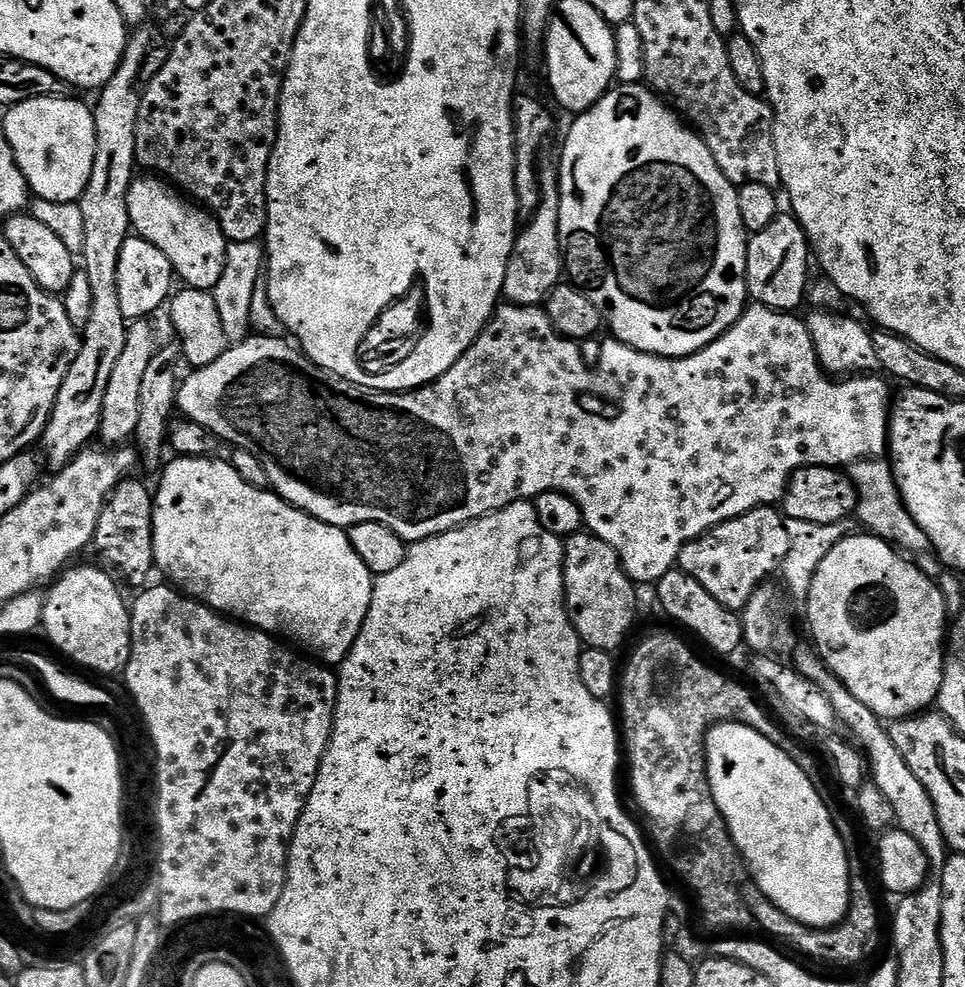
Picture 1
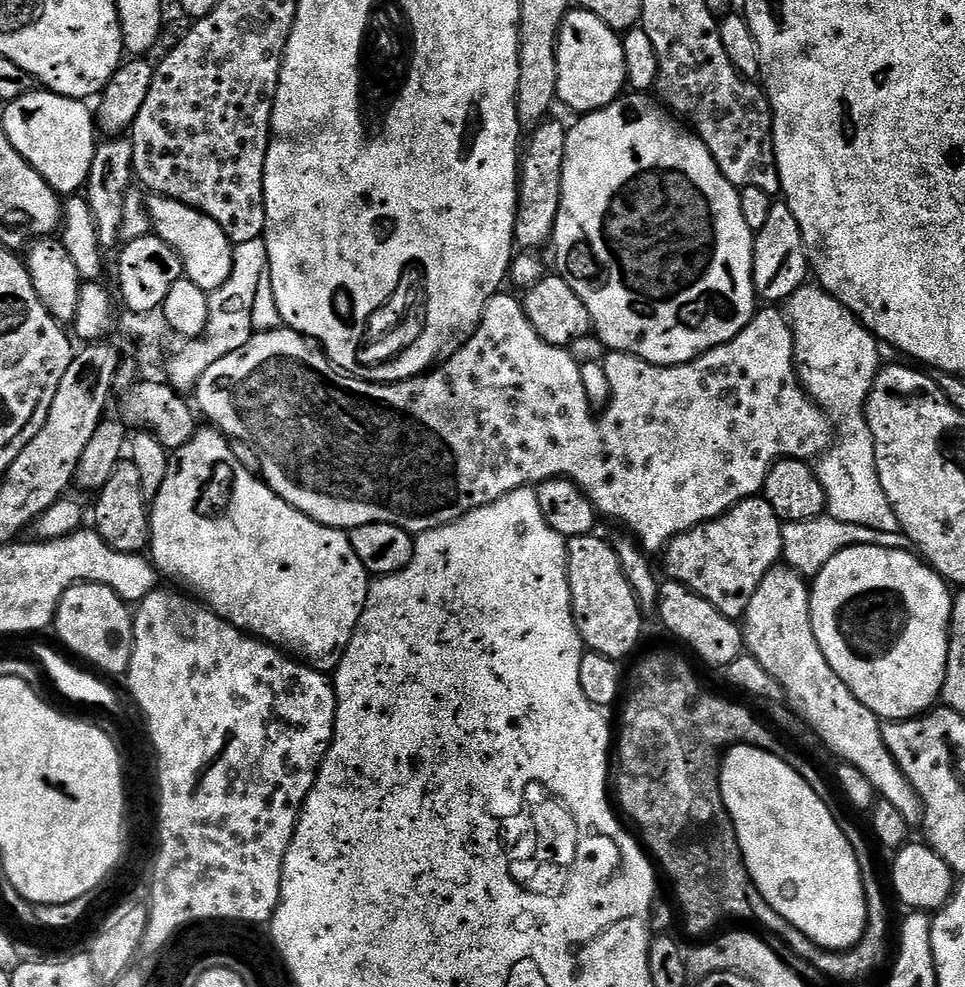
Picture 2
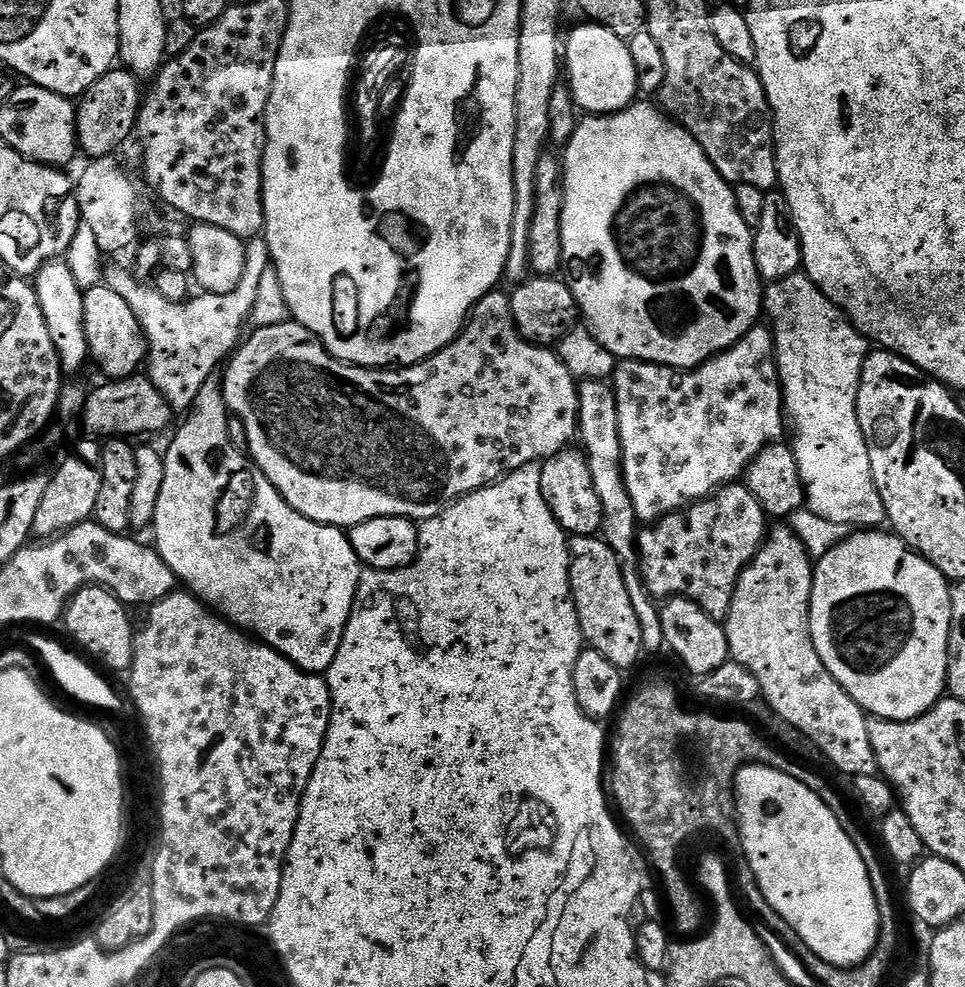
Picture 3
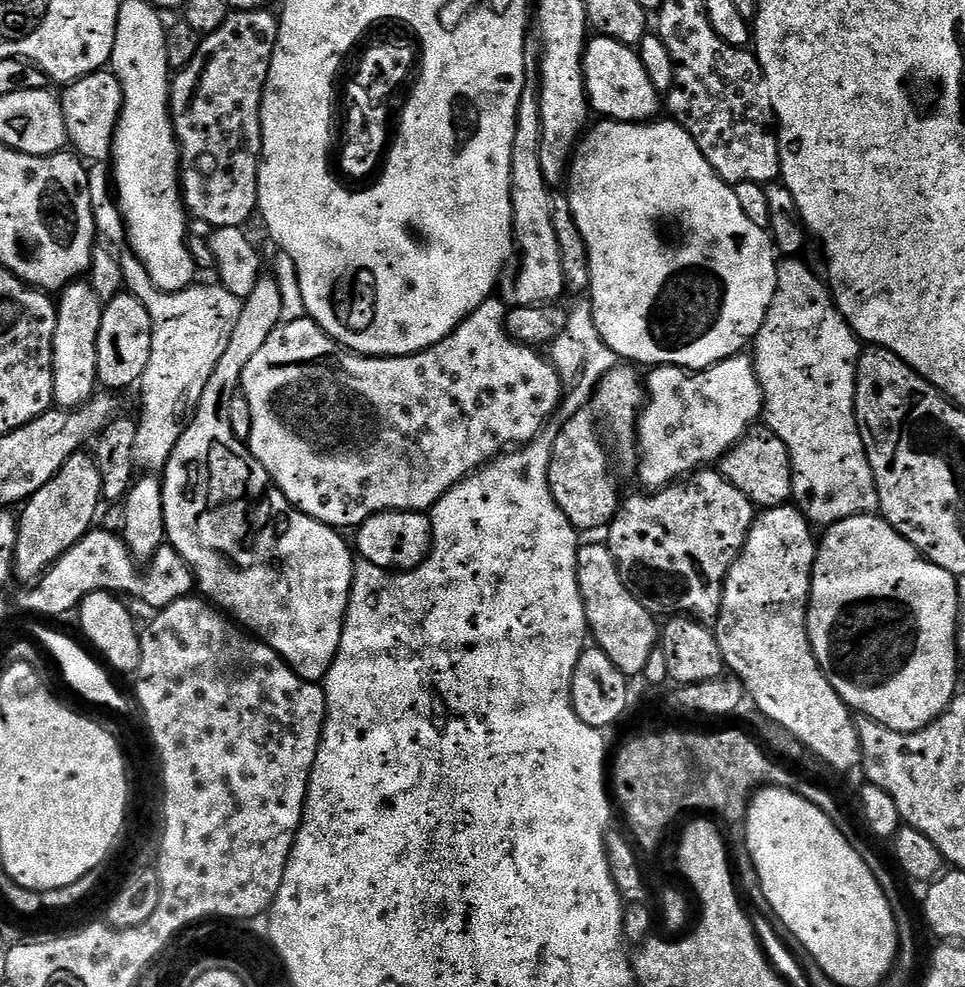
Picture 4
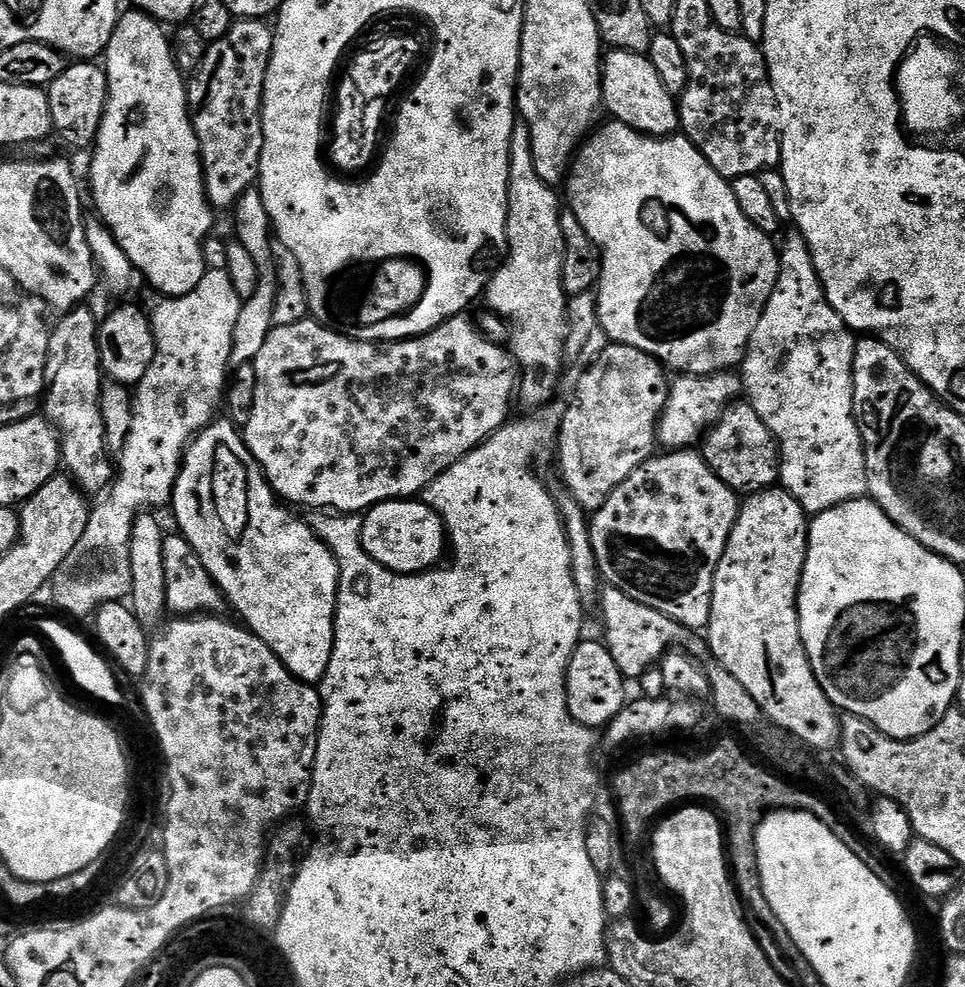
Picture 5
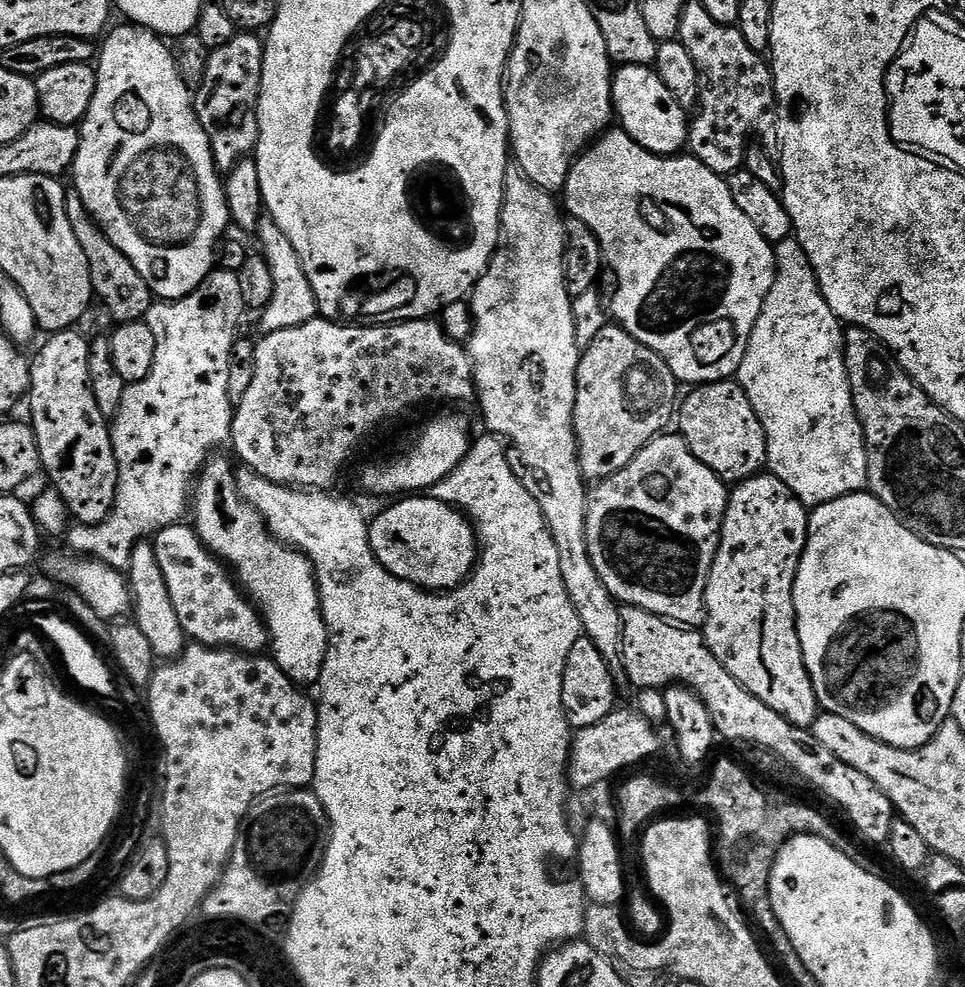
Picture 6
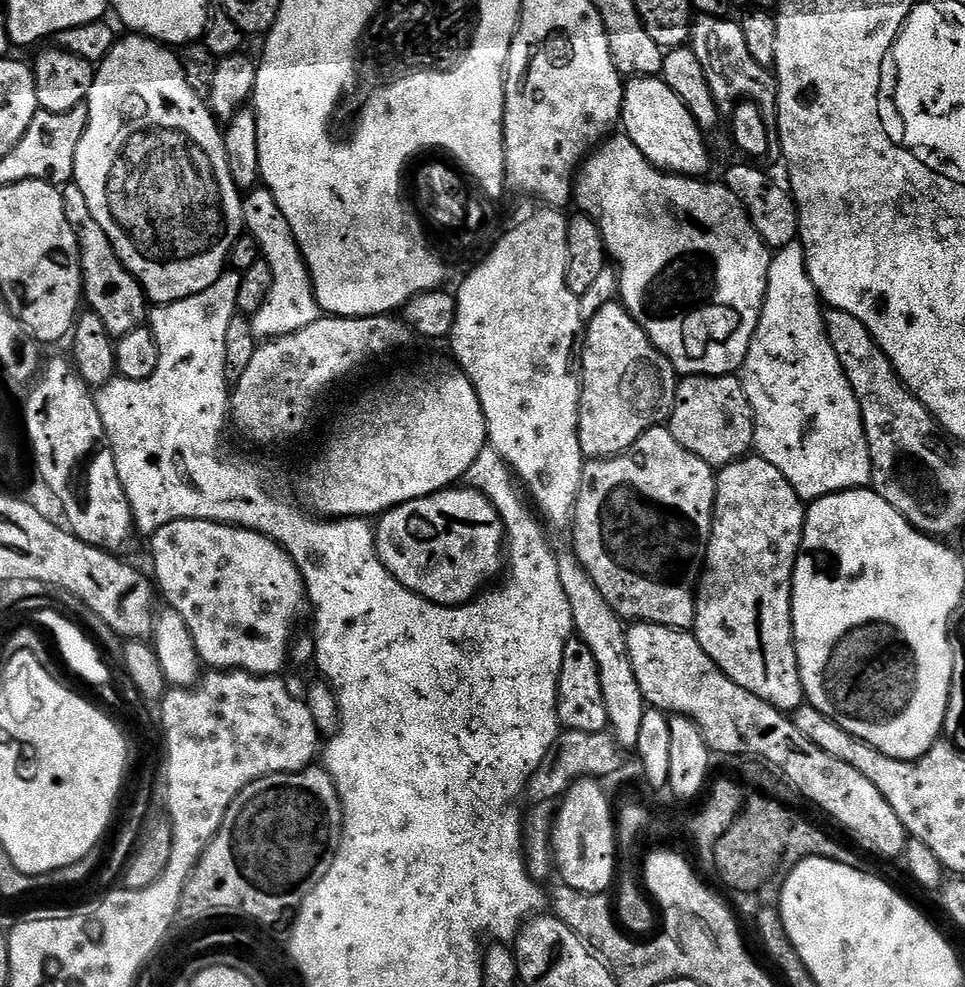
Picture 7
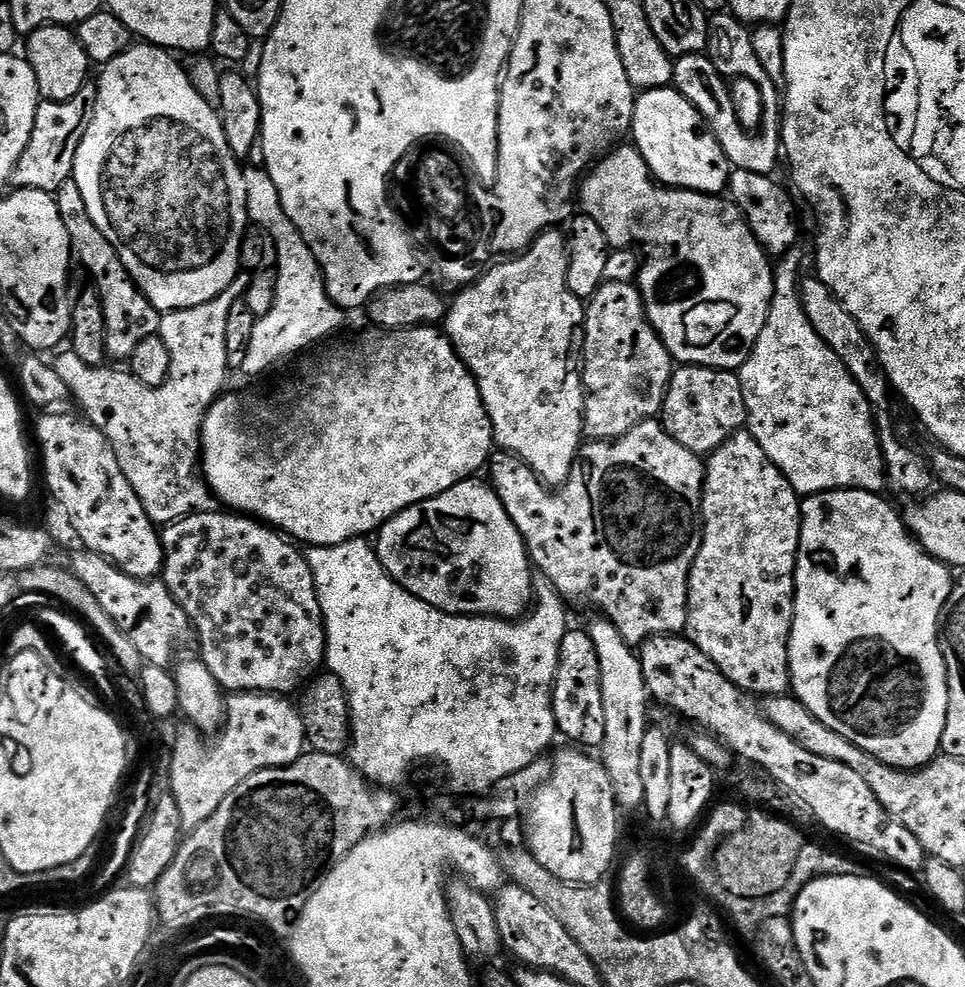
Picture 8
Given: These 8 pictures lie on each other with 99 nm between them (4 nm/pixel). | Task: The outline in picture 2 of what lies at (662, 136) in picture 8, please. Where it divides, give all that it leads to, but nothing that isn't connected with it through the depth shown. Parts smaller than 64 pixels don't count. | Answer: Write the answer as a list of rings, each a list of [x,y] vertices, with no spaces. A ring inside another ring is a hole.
[[[573,7],[566,15],[560,27],[558,42],[556,43],[556,57],[558,58],[558,90],[556,99],[562,105],[573,108],[576,114],[597,112],[607,104],[619,100],[626,88],[626,58],[624,57],[623,39],[602,18],[594,18],[594,14],[582,8]]]

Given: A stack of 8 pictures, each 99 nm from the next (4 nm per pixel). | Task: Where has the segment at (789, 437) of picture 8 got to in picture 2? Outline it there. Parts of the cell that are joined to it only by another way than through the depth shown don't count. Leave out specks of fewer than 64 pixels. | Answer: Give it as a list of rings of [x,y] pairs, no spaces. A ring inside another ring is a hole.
[[[819,286],[802,287],[788,297],[786,319],[792,326],[796,372],[800,376],[800,382],[808,391],[809,398],[831,420],[834,429],[832,444],[828,447],[827,452],[819,457],[820,465],[817,463],[814,468],[817,478],[822,482],[822,490],[826,490],[827,515],[839,522],[853,523],[855,526],[882,531],[900,531],[898,514],[894,514],[894,506],[890,506],[890,498],[886,498],[886,490],[882,490],[882,482],[878,478],[874,438],[870,434],[868,419],[864,417],[864,405],[868,403],[868,395],[874,386],[874,378],[882,367],[881,345],[857,316],[850,310],[846,310],[842,302],[835,300],[829,292],[825,292]]]

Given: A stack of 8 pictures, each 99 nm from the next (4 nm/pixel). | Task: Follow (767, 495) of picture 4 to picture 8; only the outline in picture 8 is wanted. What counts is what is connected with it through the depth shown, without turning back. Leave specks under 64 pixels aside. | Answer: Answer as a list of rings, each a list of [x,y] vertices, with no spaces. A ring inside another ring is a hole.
[[[701,364],[677,367],[664,392],[658,419],[670,438],[686,446],[686,450],[697,454],[712,453],[734,432],[741,431],[748,419],[739,375],[732,370],[703,368]]]

